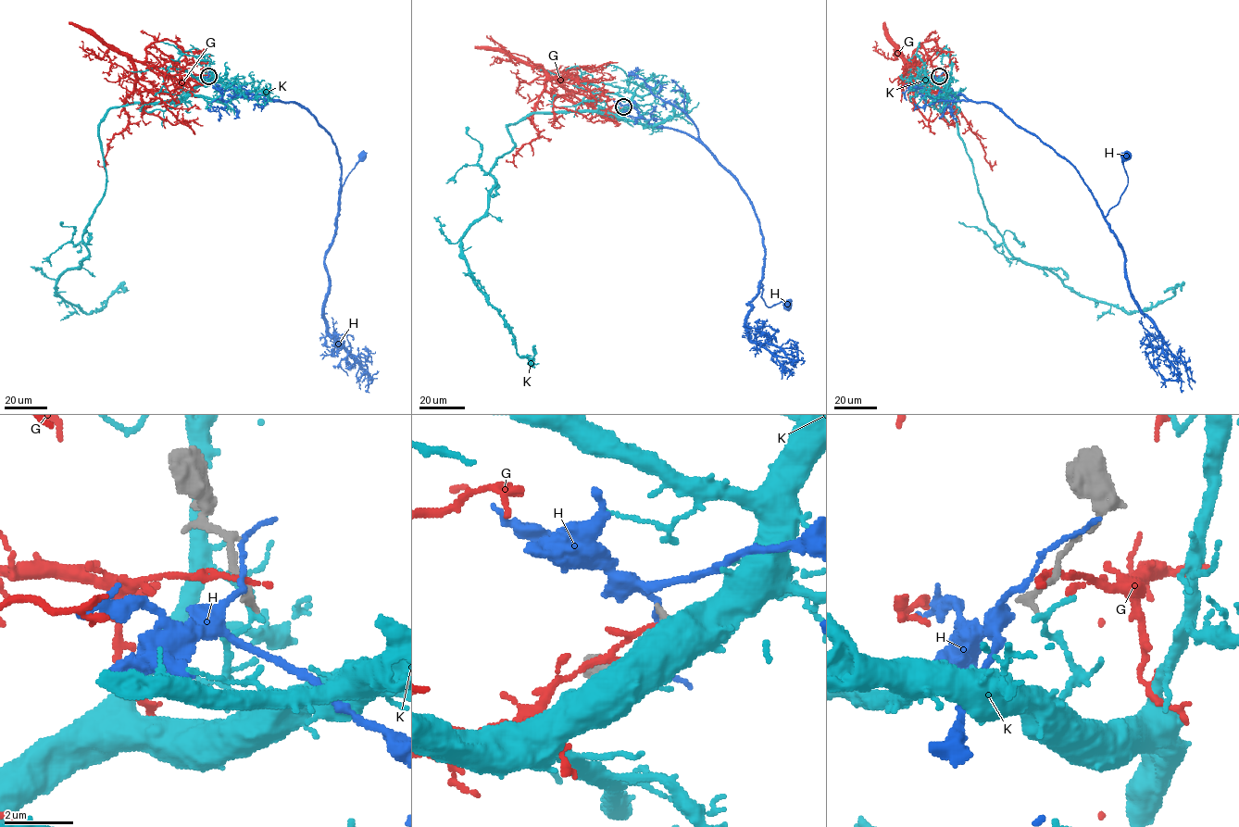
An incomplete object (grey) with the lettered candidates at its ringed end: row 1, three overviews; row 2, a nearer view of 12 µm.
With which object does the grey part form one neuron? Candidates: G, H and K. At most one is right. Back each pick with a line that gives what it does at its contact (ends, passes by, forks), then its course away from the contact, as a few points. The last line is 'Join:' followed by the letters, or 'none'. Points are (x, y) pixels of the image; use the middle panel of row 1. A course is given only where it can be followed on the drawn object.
Join: none

